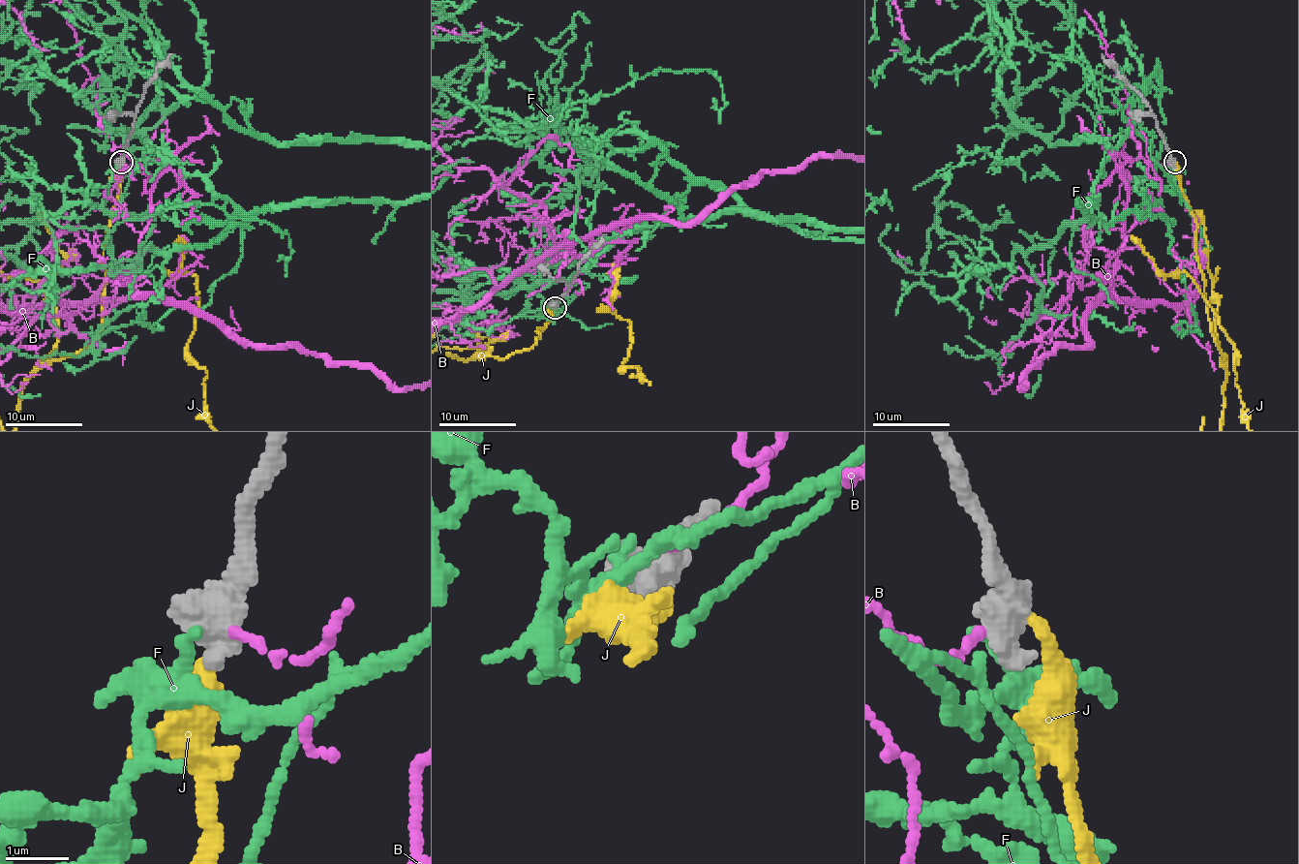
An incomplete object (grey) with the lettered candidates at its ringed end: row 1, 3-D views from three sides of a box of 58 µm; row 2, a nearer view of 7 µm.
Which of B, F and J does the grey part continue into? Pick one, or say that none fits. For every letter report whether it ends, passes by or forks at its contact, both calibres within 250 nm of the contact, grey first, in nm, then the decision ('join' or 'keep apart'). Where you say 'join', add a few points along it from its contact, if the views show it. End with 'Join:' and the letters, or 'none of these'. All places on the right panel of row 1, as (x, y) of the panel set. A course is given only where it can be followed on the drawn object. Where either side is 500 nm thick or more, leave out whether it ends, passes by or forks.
B: calibres 700 and 110 nm; keep apart
F: calibres 700 and 200 nm; keep apart
J: calibres 700 and 240 nm; join
Join: J

